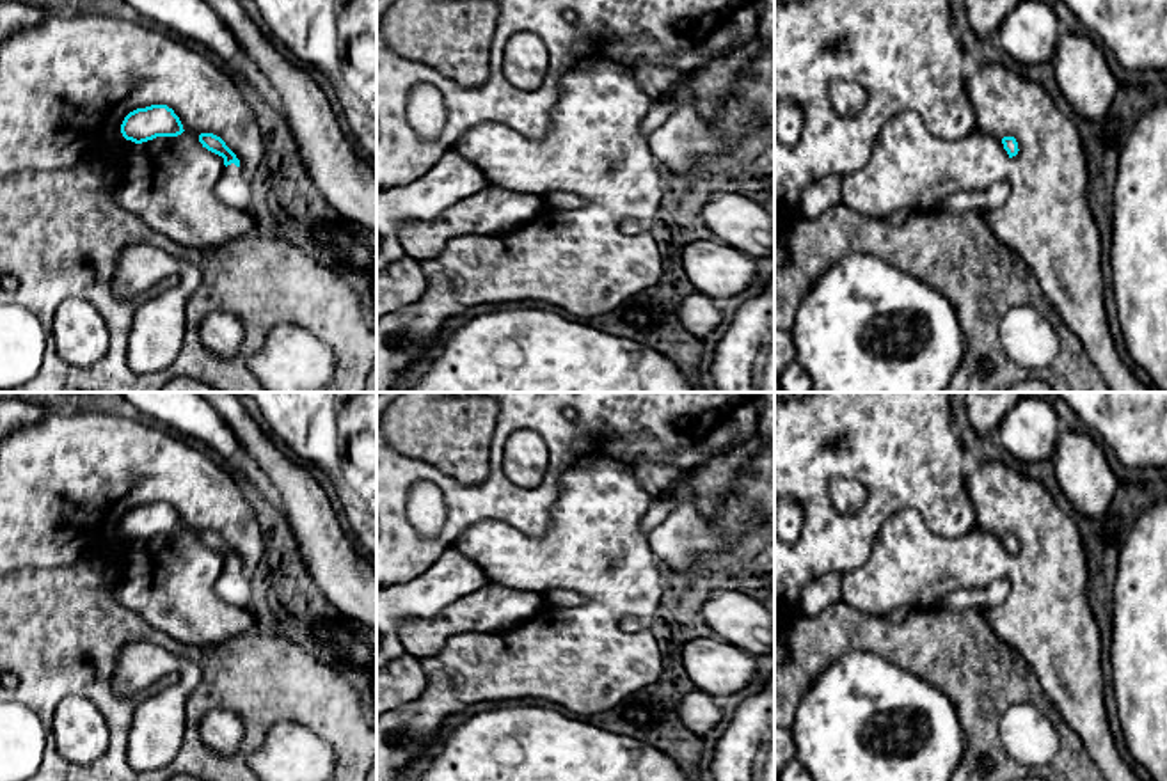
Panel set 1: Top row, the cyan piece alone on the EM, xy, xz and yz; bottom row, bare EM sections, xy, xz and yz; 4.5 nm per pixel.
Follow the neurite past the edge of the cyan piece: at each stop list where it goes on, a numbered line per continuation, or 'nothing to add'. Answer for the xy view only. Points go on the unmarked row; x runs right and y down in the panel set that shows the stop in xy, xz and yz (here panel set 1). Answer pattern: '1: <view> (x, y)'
1: xy (233, 586)

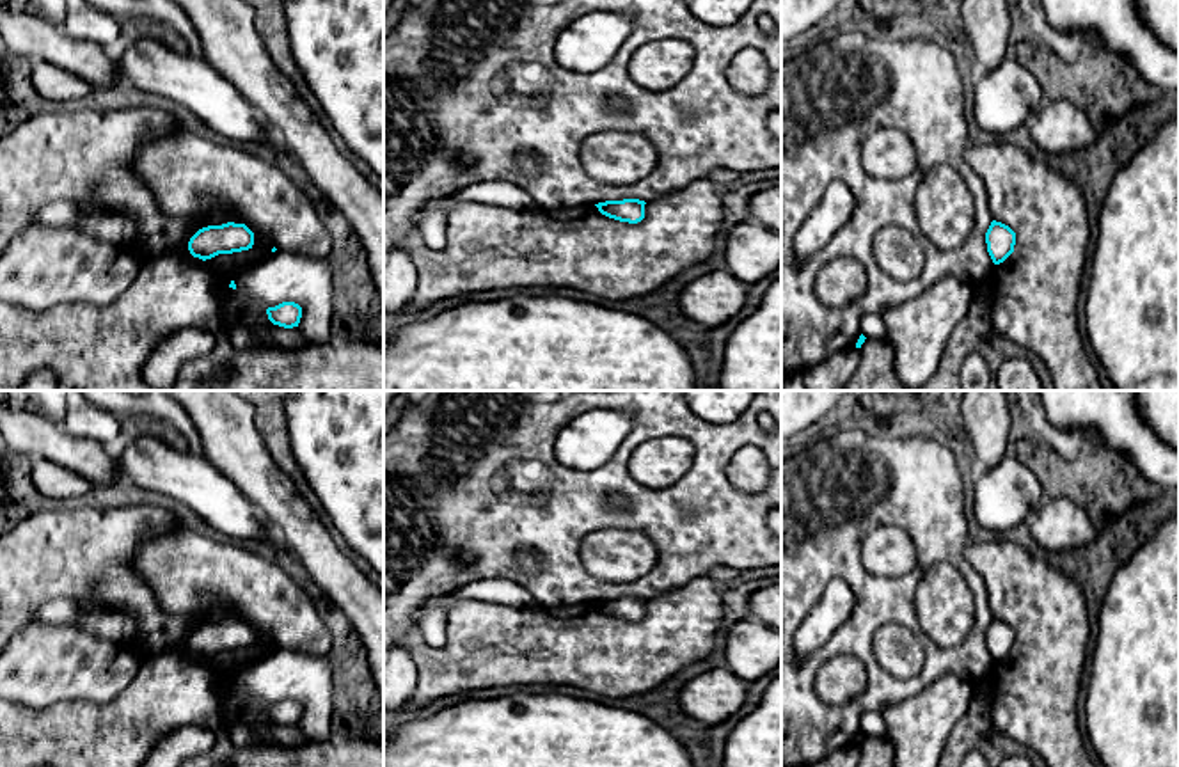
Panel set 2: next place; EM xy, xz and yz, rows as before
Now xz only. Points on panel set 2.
nothing to add

